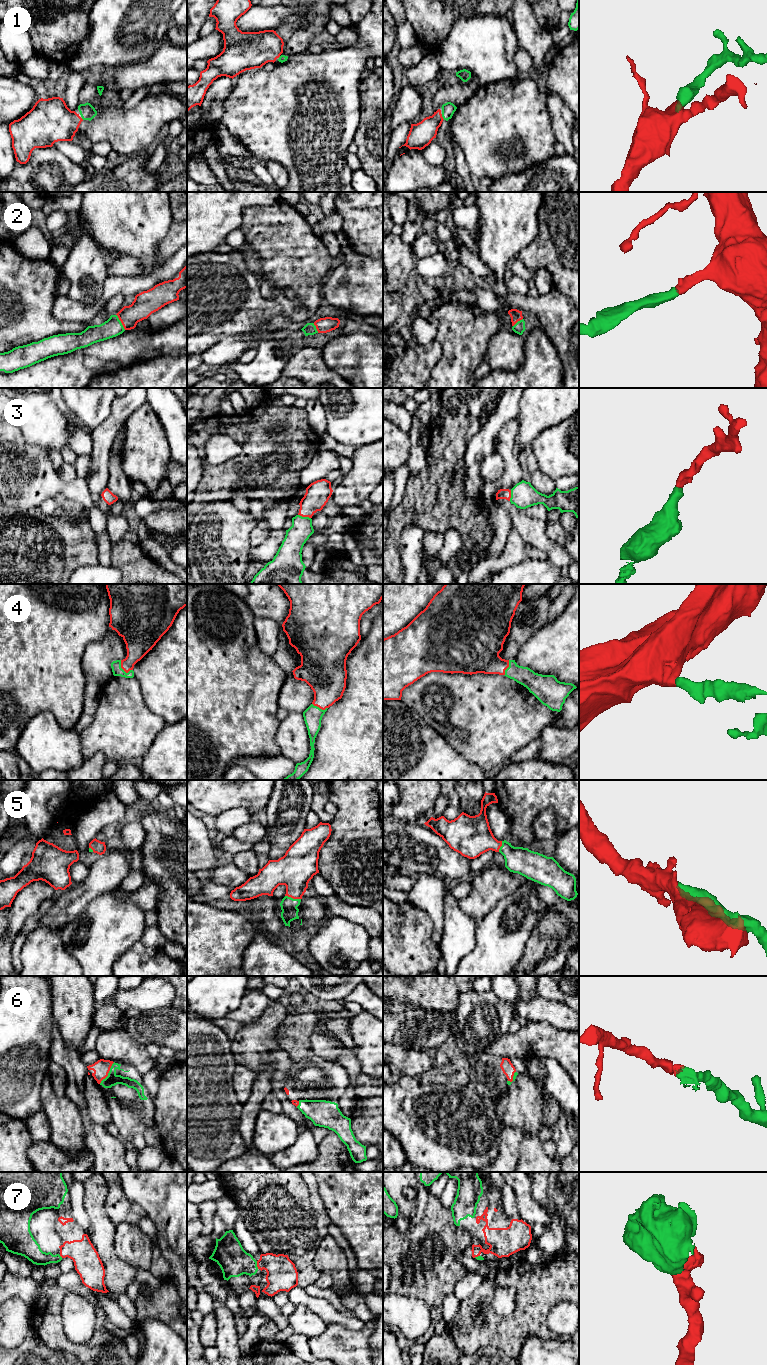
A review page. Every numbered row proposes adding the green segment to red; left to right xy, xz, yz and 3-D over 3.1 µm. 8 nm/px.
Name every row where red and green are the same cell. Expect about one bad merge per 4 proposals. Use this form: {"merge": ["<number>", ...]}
{"merge": ["1", "2", "3", "4", "5", "6", "7"]}

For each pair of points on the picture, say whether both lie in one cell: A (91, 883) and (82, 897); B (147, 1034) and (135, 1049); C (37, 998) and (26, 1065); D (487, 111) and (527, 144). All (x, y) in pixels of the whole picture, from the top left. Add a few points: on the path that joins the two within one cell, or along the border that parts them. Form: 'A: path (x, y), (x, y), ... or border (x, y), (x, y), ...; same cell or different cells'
A: path (91, 886), (83, 894); same cell
B: border (126, 1030), (145, 1046); different cells
C: path (34, 1015), (26, 1024), (26, 1048); same cell
D: path (497, 121), (503, 127), (517, 134); same cell

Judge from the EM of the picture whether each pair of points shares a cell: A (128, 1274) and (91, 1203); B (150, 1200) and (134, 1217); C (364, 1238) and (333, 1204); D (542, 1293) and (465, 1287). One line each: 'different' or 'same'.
A: same
B: different
C: same
D: different

